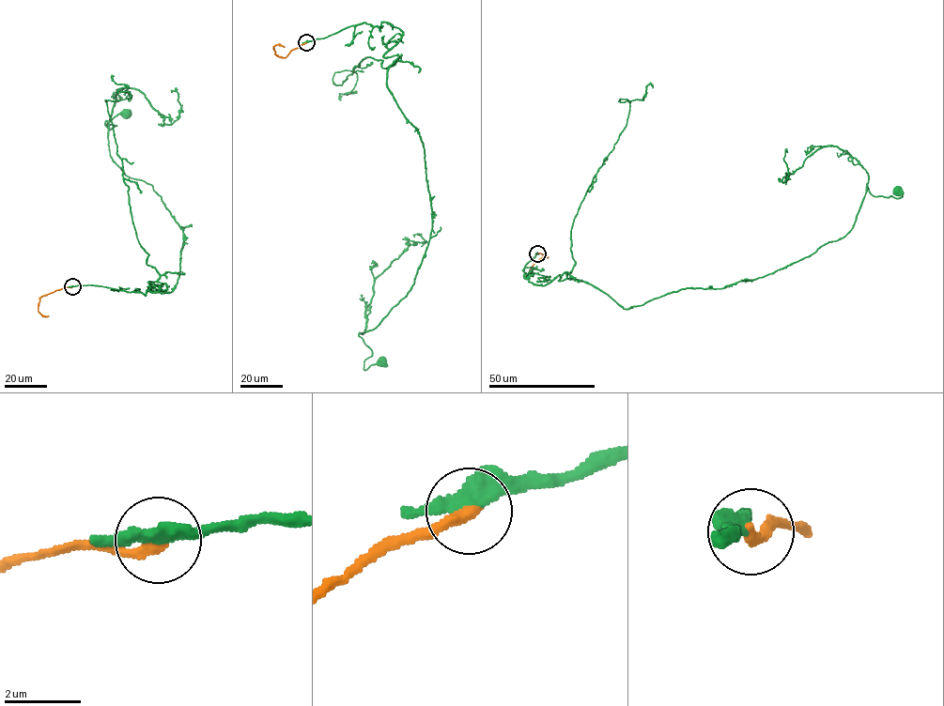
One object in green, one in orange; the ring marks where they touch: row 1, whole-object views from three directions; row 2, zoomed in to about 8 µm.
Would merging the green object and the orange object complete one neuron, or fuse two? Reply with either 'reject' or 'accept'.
reject

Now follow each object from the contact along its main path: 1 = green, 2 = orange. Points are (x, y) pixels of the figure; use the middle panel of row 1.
1: (305, 43), (402, 32), (386, 85), (424, 148), (431, 236), (411, 289), (360, 333), (364, 370), (381, 362)
2: (305, 43), (293, 49), (286, 56), (279, 56), (273, 46), (284, 47)

